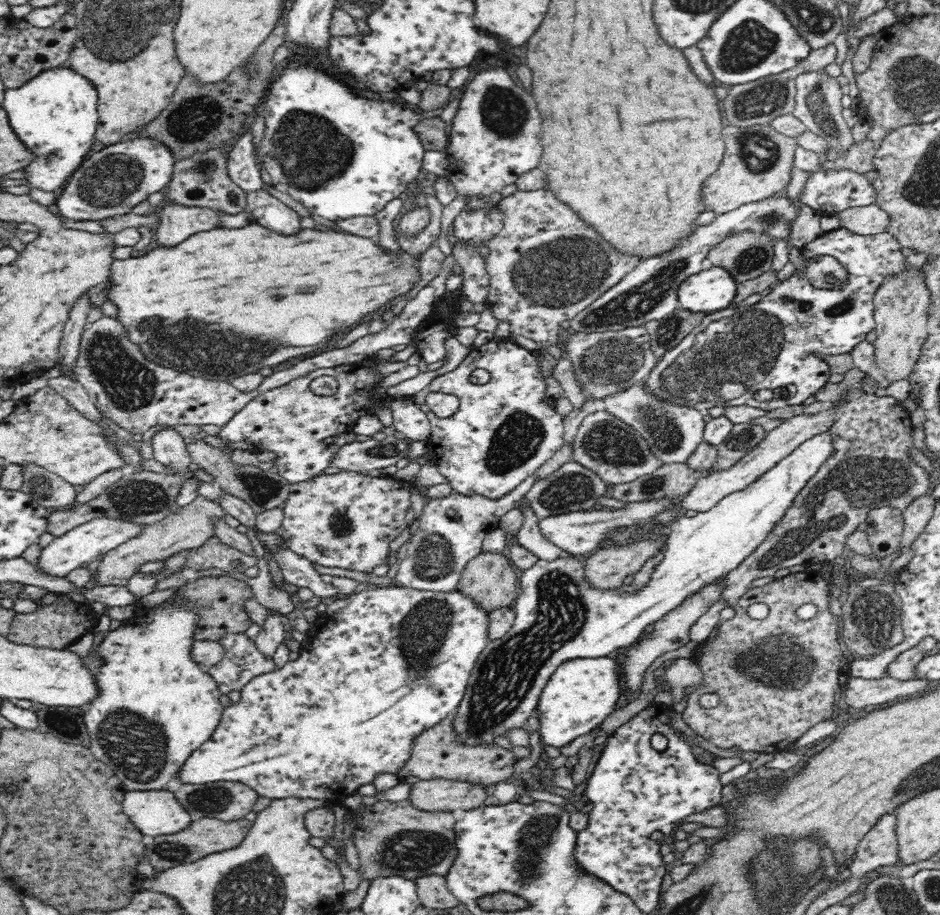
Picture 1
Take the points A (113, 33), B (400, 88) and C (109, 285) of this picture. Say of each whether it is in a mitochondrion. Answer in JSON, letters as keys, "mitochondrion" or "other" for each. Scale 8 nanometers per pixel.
{"A":"mitochondrion","B":"other","C":"other"}

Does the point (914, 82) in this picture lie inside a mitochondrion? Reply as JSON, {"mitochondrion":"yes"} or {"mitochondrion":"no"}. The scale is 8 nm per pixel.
{"mitochondrion":"yes"}

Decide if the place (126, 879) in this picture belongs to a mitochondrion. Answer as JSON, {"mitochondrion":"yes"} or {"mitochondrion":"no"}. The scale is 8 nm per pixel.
{"mitochondrion":"no"}

